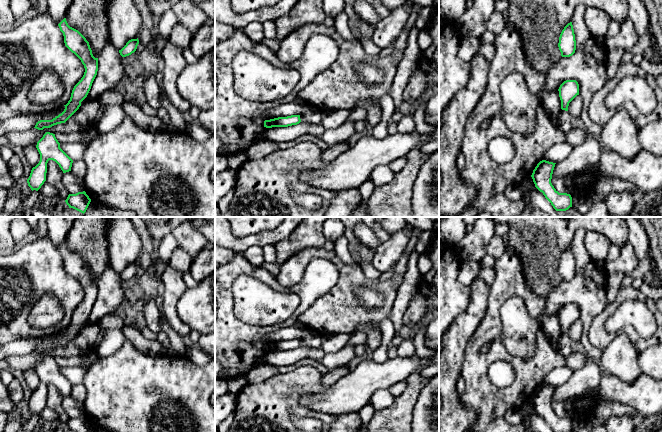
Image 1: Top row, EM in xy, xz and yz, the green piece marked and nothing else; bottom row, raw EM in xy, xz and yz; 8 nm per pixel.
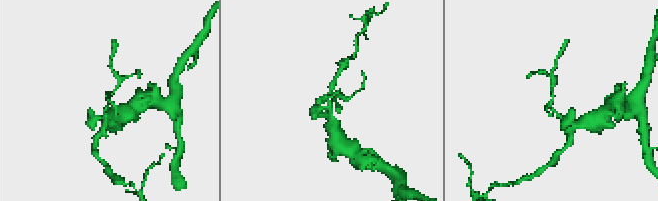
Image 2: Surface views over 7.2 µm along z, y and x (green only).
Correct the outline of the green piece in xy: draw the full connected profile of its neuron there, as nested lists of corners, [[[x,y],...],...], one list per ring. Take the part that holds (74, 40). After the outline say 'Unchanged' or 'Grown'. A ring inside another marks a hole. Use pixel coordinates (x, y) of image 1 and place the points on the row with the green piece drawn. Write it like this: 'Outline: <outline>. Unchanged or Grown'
Outline: [[[66,18],[58,26],[63,33],[65,46],[81,60],[85,72],[81,80],[74,86],[70,100],[64,105],[64,111],[52,120],[38,121],[34,127],[38,130],[65,123],[79,109],[81,102],[87,97],[98,71],[98,58],[93,56],[86,38],[78,30],[70,27]]]. Unchanged

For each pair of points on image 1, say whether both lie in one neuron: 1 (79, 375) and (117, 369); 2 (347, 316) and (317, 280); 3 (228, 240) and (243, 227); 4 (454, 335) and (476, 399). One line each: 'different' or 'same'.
1: different
2: different
3: different
4: different

